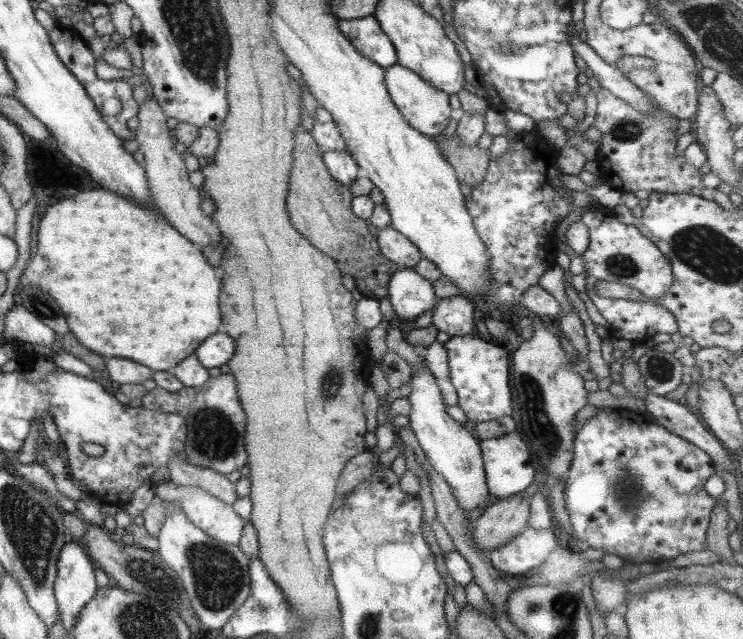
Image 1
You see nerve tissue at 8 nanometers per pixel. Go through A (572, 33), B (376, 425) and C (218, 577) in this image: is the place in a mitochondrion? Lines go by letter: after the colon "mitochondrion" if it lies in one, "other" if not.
A: other
B: other
C: mitochondrion

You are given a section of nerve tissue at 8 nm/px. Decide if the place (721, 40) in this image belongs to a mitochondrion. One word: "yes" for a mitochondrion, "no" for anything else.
yes

